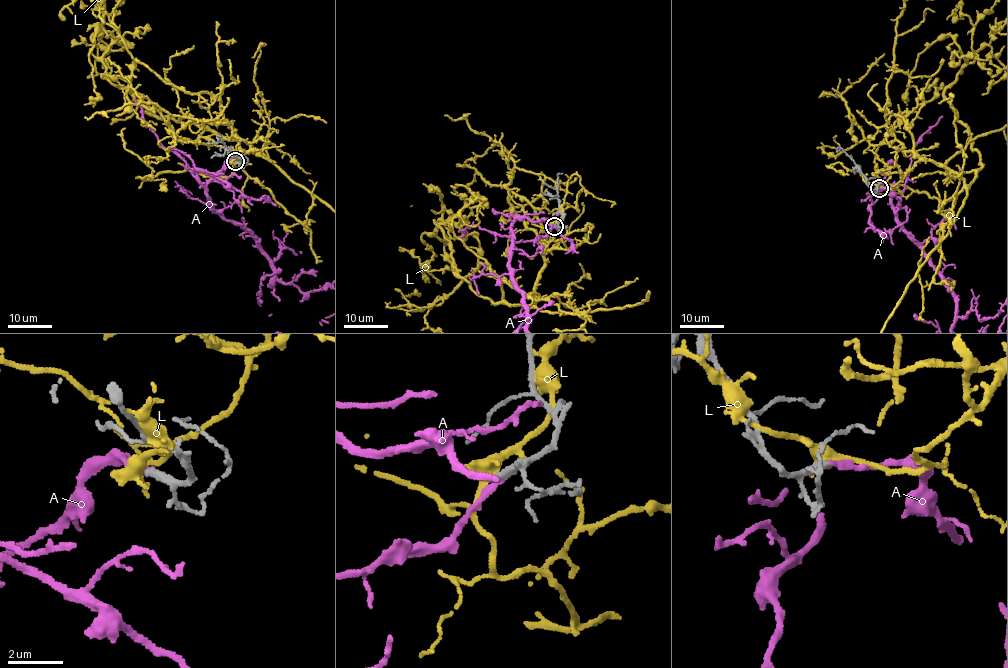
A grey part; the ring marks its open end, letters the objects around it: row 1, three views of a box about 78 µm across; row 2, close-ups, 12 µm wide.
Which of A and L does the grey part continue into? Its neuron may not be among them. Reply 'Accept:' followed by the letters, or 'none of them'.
Accept: A

